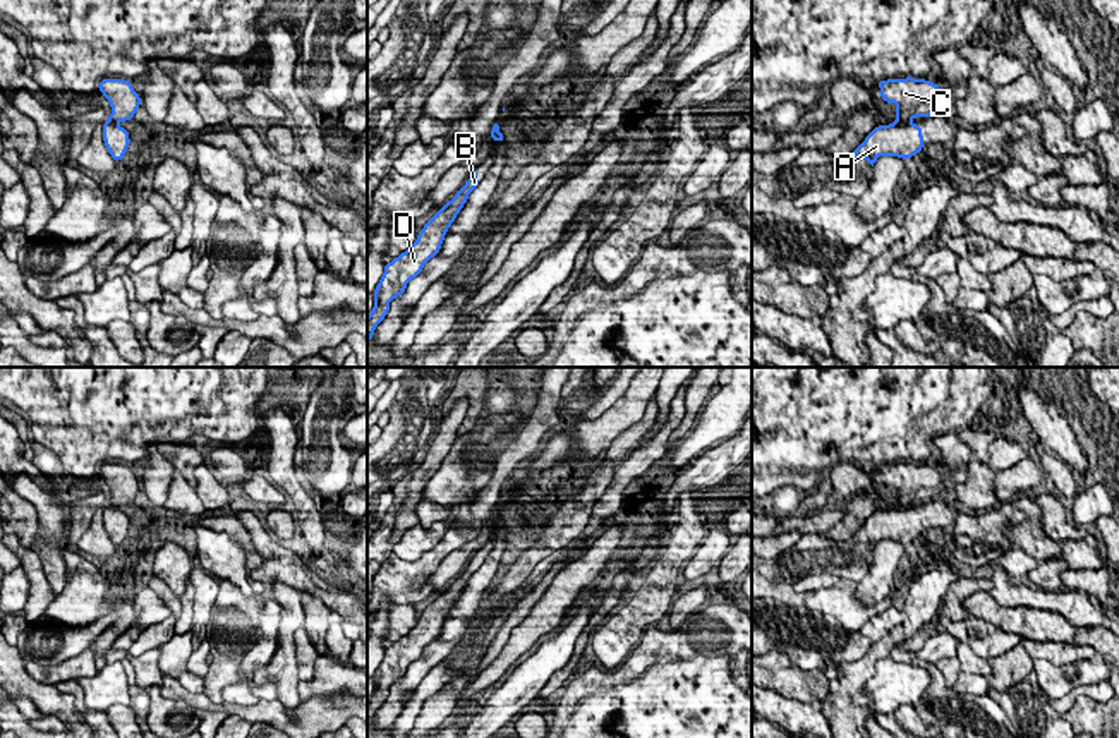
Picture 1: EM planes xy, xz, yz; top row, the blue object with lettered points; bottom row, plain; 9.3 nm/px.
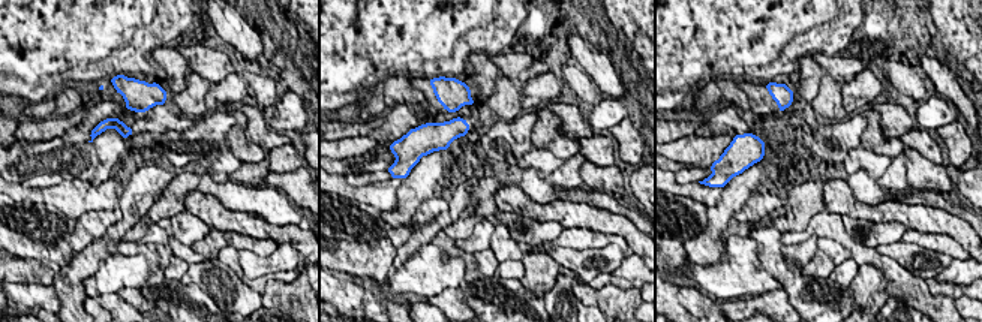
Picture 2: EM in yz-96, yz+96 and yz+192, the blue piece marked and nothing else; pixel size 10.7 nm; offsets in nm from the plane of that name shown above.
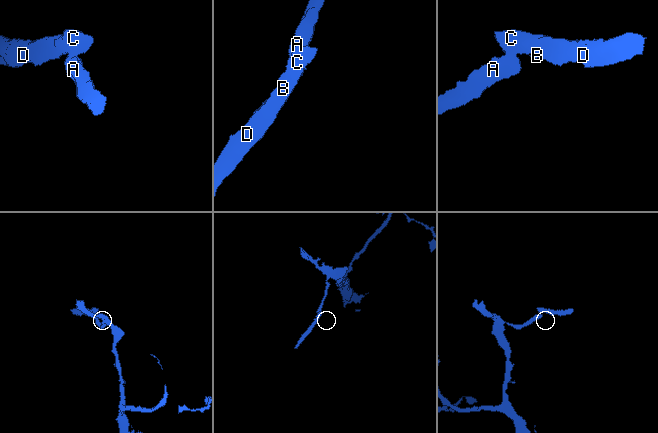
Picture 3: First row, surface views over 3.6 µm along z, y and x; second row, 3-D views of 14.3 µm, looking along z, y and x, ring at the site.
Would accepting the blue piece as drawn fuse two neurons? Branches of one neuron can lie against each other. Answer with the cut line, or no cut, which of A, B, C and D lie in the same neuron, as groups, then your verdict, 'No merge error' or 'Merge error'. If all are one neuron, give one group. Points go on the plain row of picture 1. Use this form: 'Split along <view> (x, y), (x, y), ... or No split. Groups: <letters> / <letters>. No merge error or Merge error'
Split along yz (896, 503), (910, 507). Groups: A / B C D. Merge error

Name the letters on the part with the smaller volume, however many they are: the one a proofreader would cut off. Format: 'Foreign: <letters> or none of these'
Foreign: B, C, D

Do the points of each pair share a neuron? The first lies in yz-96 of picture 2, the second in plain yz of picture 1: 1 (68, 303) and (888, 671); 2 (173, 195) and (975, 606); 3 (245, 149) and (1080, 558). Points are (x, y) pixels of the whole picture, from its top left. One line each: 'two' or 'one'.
1: two
2: two
3: two

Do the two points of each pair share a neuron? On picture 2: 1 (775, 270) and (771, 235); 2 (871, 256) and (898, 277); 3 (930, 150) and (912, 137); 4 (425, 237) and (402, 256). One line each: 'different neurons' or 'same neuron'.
1: same neuron
2: same neuron
3: same neuron
4: same neuron

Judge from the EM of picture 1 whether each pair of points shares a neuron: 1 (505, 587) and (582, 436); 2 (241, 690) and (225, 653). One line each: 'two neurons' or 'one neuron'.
1: two neurons
2: two neurons

